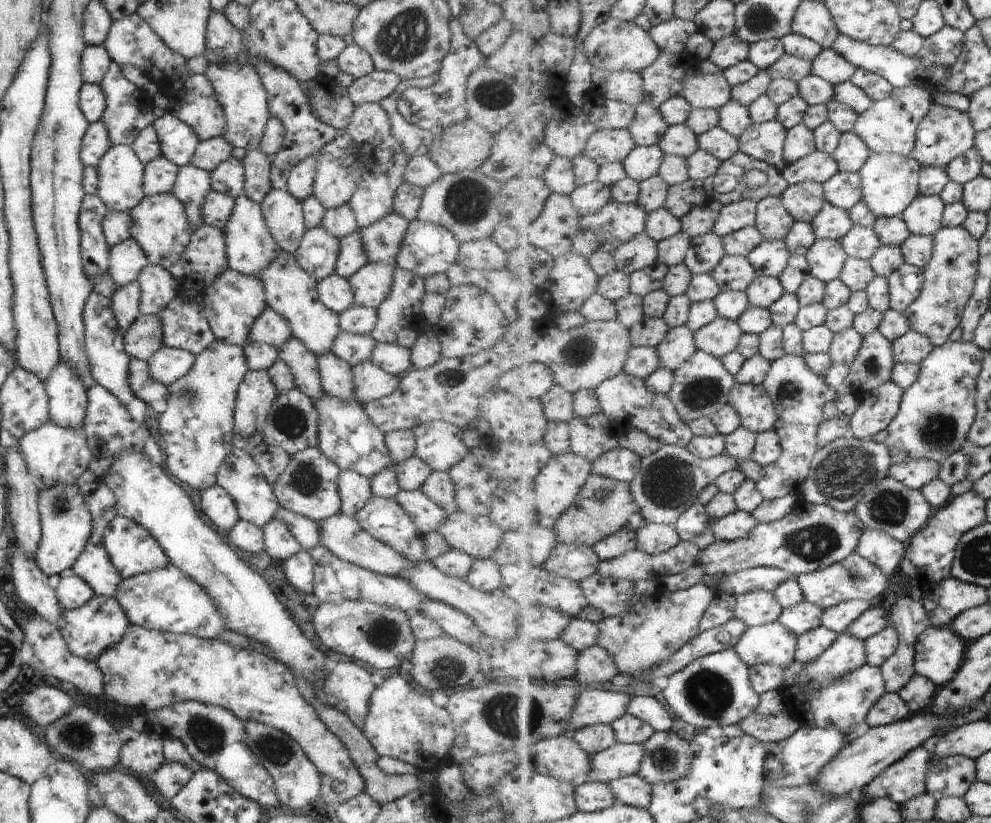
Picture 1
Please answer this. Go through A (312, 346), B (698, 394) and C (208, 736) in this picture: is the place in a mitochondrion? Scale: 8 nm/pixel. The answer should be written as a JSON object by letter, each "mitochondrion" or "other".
{"A":"other","B":"mitochondrion","C":"mitochondrion"}

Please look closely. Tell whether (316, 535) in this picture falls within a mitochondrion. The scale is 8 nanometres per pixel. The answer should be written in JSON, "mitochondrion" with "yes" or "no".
{"mitochondrion":"no"}

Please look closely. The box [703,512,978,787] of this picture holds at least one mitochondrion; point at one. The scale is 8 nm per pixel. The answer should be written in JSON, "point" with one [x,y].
{"point":[812,543]}

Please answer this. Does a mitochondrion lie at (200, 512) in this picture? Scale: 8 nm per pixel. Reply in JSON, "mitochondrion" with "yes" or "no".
{"mitochondrion":"no"}

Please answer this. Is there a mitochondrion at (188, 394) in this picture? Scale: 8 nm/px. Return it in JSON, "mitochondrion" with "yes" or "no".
{"mitochondrion":"yes"}

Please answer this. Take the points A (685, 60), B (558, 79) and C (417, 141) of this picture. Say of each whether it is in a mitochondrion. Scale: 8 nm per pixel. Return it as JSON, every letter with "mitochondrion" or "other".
{"A":"other","B":"other","C":"other"}

